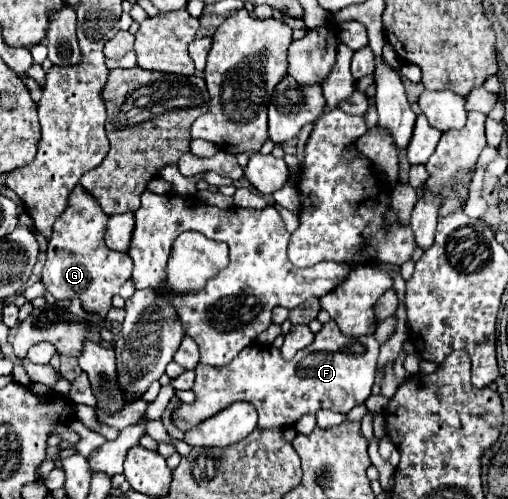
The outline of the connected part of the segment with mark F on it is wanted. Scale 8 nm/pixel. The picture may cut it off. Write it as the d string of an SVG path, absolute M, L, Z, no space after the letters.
M326 322L324 328L316 334L316 340L296 352L292 360L284 360L280 350L274 348L272 344L252 344L228 364L228 368L208 368L206 364L198 364L196 368L196 384L194 384L194 394L196 402L194 404L180 404L176 412L172 412L172 420L180 430L188 430L190 426L200 424L202 420L208 420L210 416L218 414L232 402L250 402L256 412L258 412L258 428L290 428L294 426L304 414L316 414L320 408L328 408L340 414L348 414L354 406L364 404L364 400L370 396L370 388L374 384L376 376L376 366L378 366L378 354L380 354L380 344L374 334L368 336L346 336L340 332L336 322Z

